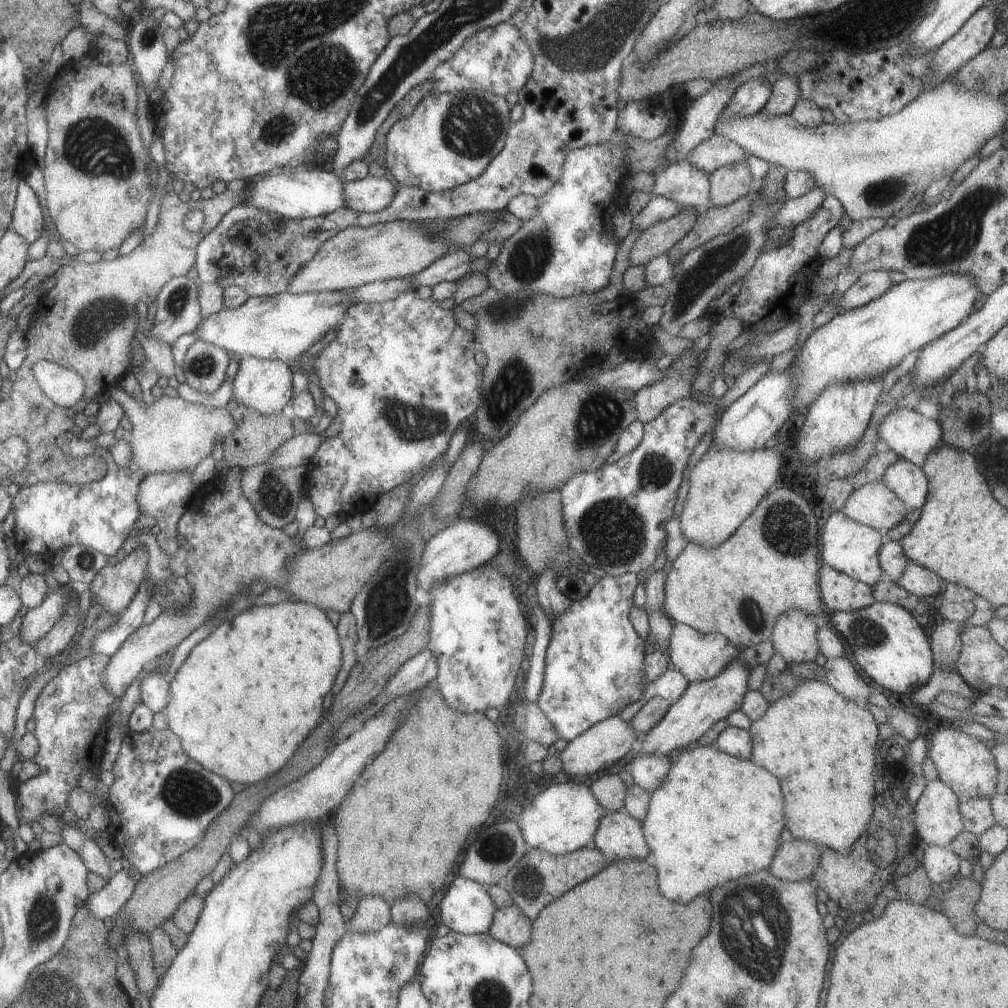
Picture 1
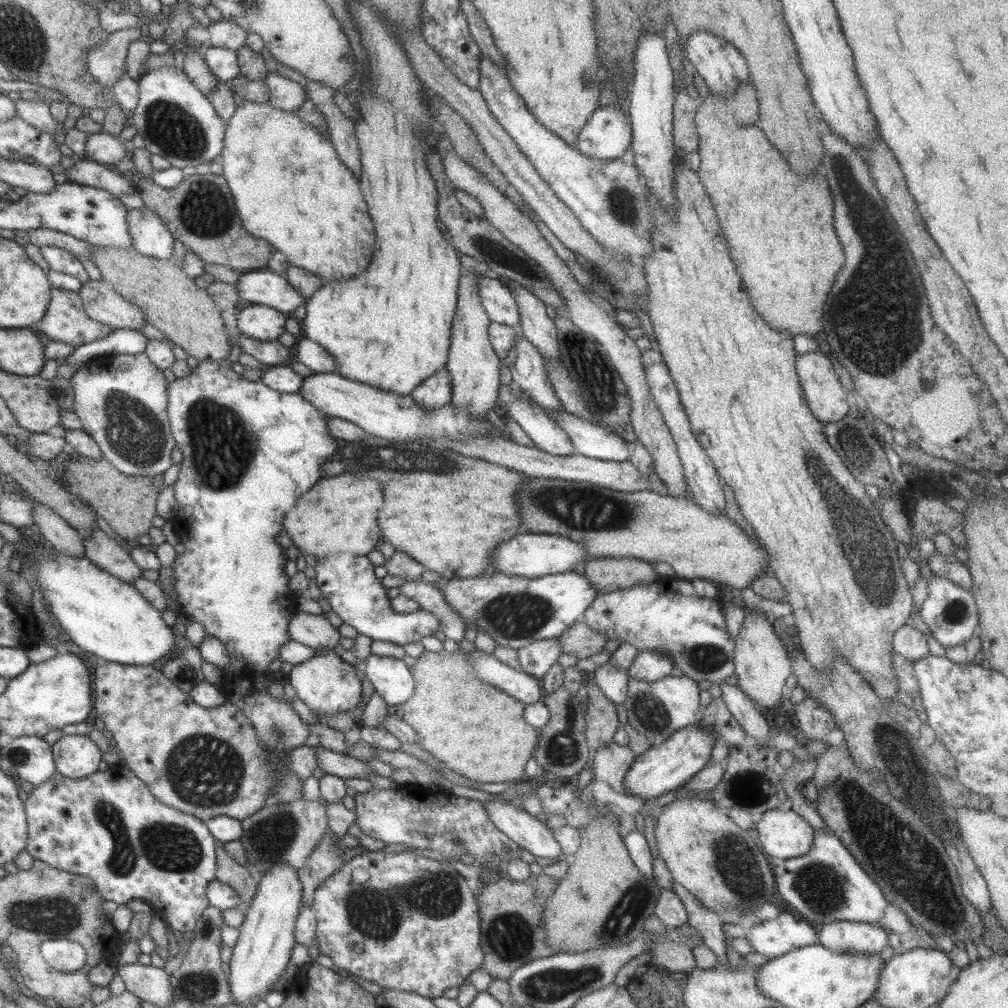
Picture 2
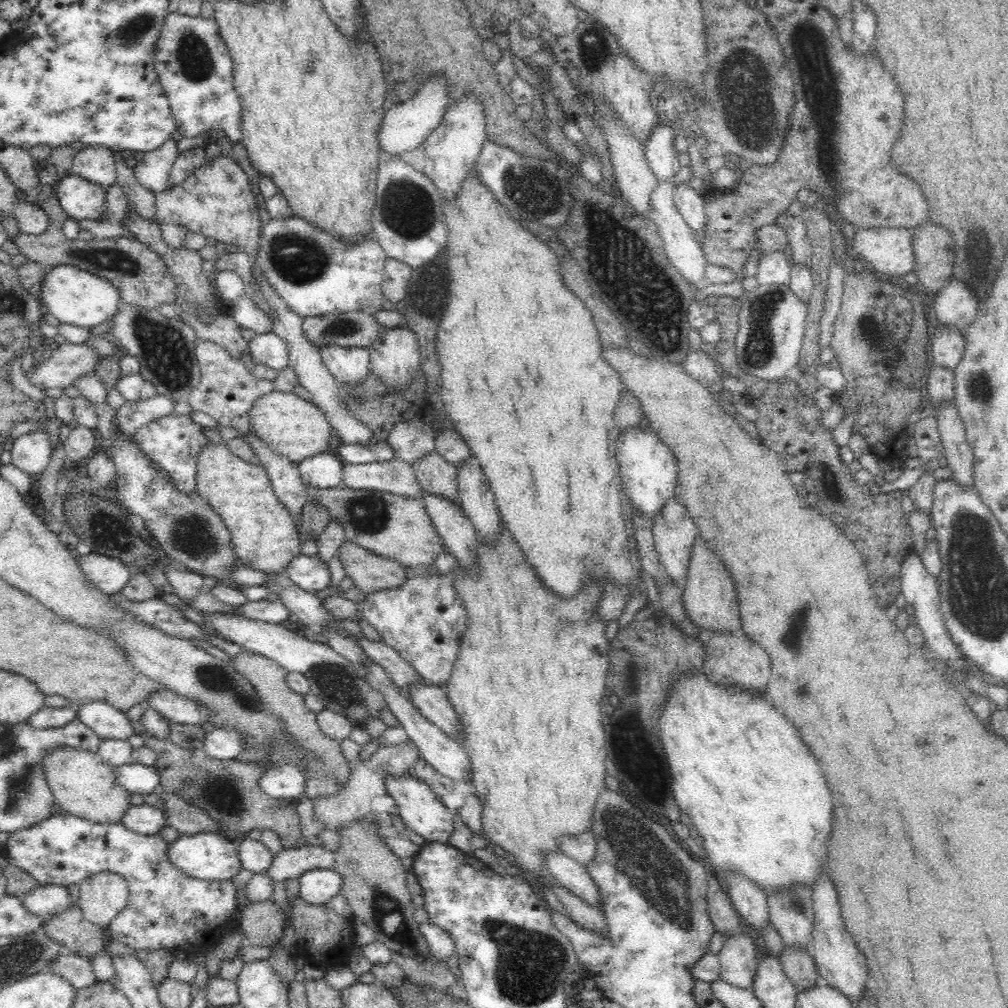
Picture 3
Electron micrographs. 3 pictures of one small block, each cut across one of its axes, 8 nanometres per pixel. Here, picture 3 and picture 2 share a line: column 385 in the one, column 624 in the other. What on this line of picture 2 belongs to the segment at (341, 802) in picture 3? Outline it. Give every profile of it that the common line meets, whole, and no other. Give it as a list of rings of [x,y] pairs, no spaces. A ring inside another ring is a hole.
[[[615,742],[610,745],[597,748],[590,762],[594,780],[604,780],[616,792],[626,795],[624,791],[624,778],[636,755],[630,748],[619,746]]]

